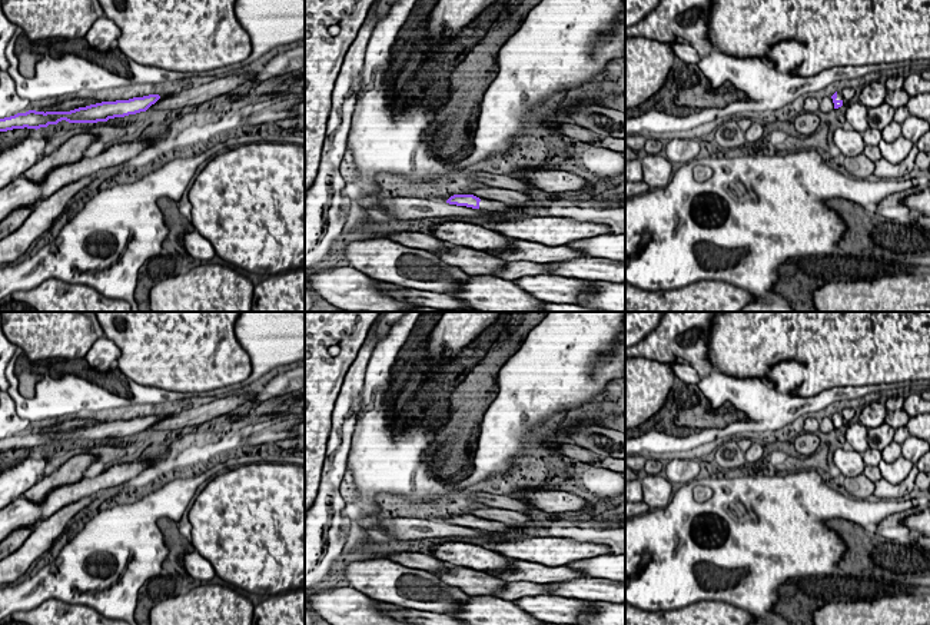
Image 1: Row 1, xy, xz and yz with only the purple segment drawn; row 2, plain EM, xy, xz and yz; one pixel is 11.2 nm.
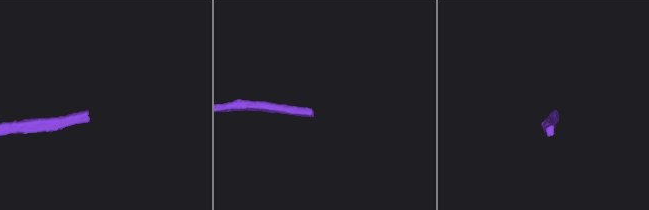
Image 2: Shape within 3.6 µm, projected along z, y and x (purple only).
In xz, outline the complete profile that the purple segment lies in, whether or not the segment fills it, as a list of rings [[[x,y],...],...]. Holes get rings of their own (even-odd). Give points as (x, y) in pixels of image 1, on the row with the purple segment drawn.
[[[454,195],[446,200],[446,203],[456,206],[466,206],[472,209],[489,210],[489,212],[501,212],[501,213],[509,210],[524,212],[524,209],[521,207],[509,207],[504,202],[479,199],[474,195]]]

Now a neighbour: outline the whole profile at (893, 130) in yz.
[[[891,122],[883,132],[883,140],[886,140],[887,143],[891,143],[894,140],[897,140],[901,136],[901,124],[897,122]]]

